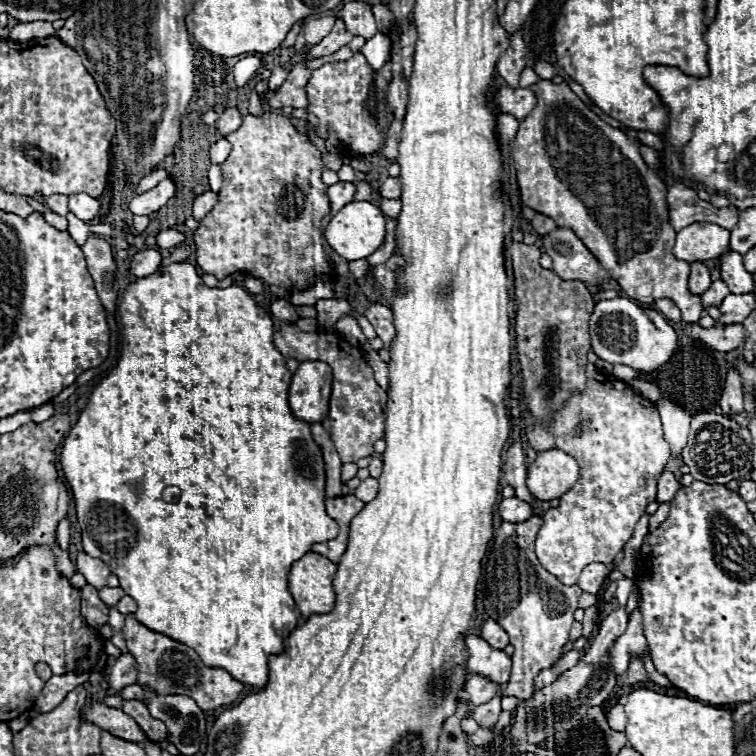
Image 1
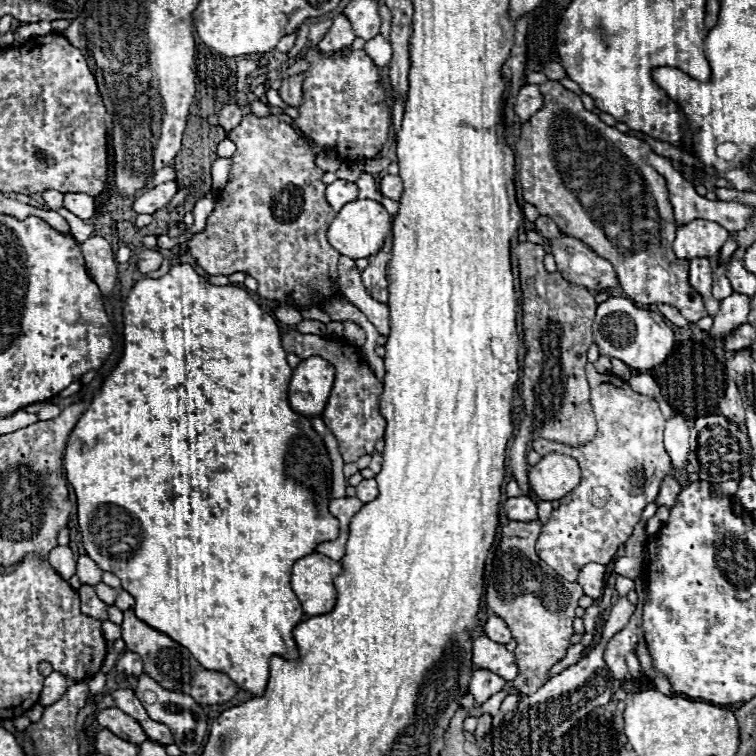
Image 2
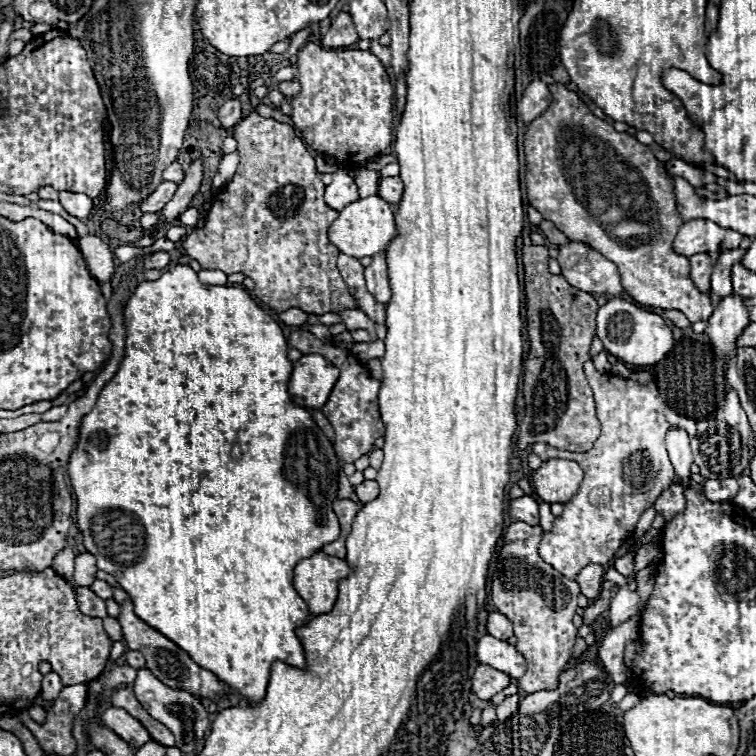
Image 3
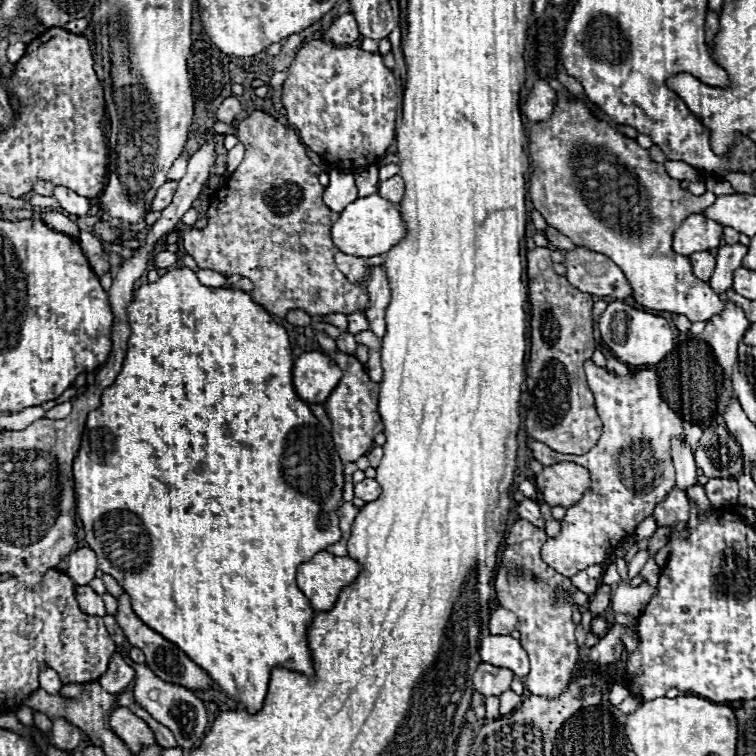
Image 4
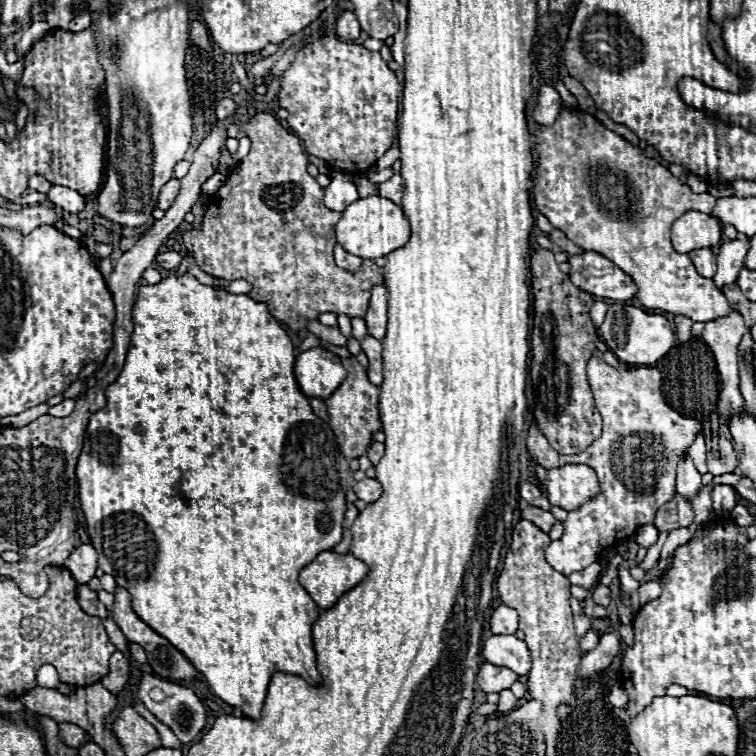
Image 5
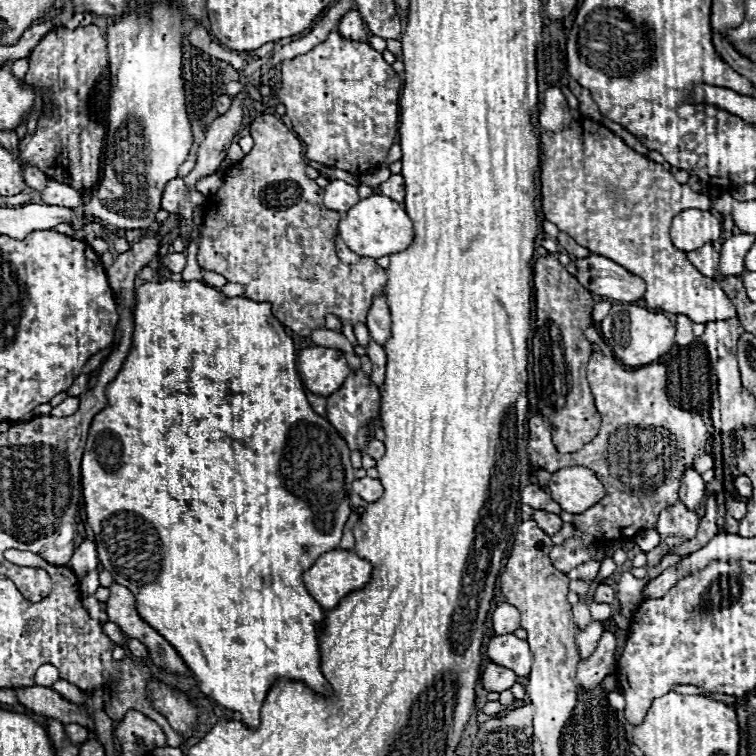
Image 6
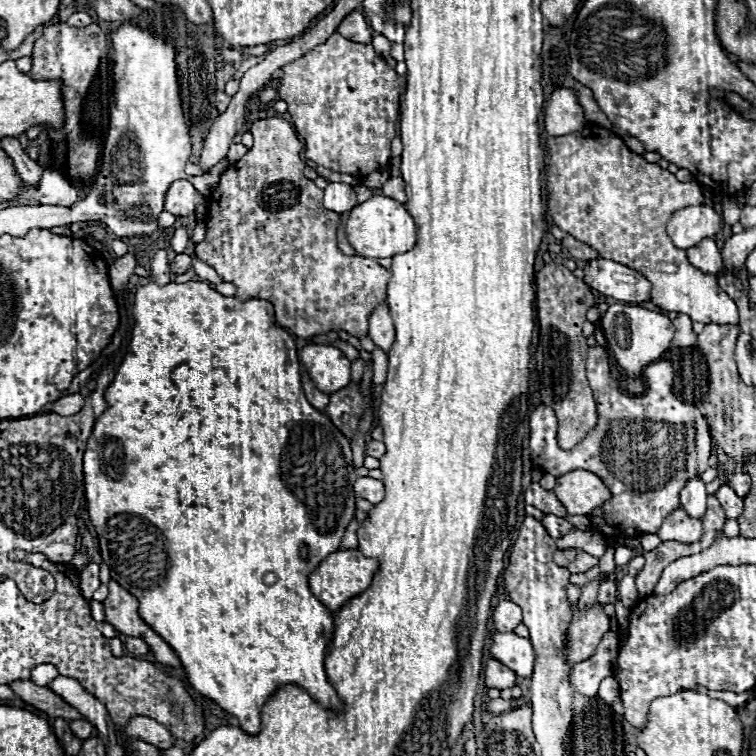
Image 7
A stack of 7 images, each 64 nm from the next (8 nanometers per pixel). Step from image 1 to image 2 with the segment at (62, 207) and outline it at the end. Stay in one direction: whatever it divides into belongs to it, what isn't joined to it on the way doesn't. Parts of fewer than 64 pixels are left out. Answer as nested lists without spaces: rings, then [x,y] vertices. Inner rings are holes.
[[[44,190],[42,198],[44,198],[44,204],[50,206],[52,210],[62,208],[62,194],[58,190]]]

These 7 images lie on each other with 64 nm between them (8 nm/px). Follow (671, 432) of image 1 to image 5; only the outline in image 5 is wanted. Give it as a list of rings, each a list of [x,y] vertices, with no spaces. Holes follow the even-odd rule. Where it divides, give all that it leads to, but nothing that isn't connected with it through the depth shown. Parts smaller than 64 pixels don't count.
[[[688,456],[678,464],[676,488],[678,488],[678,494],[682,494],[688,502],[692,502],[692,498],[694,498],[694,496],[700,492],[700,488],[702,488],[700,474],[698,474],[696,466],[692,464],[692,460],[690,460]]]

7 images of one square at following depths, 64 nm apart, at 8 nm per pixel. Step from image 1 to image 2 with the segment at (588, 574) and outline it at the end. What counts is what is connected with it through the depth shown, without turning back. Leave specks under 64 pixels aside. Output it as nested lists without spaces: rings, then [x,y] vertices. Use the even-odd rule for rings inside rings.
[[[586,564],[580,574],[578,574],[578,584],[584,588],[584,594],[590,598],[600,598],[602,588],[604,588],[604,580],[606,580],[606,572],[608,568],[602,564]]]

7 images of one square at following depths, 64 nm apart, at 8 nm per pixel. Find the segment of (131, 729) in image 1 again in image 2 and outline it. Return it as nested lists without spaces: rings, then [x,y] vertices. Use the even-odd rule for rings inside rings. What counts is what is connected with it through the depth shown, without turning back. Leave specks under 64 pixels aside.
[[[106,708],[96,712],[96,722],[102,728],[108,728],[110,732],[114,732],[116,736],[120,736],[122,740],[128,740],[132,744],[142,744],[148,740],[146,732],[142,730],[142,726],[128,714],[124,714],[118,708]]]

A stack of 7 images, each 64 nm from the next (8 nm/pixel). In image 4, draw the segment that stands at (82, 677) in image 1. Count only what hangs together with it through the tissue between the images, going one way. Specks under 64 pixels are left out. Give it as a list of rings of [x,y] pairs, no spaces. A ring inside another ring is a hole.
[[[44,668],[44,670],[40,670],[40,686],[50,694],[58,694],[62,688],[62,682],[52,668]]]

